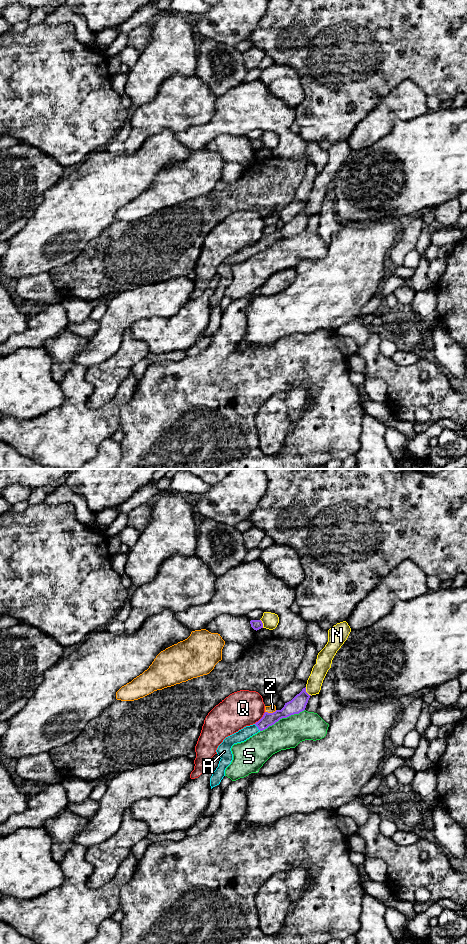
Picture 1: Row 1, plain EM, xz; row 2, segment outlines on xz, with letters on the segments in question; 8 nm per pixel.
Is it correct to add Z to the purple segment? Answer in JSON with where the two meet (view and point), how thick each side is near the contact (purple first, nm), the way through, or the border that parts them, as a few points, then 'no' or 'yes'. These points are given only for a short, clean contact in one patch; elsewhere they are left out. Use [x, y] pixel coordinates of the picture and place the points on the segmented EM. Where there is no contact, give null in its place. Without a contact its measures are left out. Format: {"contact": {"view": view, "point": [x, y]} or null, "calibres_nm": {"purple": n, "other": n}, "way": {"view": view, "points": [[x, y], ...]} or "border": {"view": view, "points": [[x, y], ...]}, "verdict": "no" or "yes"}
{"contact": {"view": "xz", "point": [270, 713]}, "calibres_nm": {"purple": 130, "other": 60}, "border": {"view": "xz", "points": [[276, 710], [265, 712]]}, "verdict": "no"}

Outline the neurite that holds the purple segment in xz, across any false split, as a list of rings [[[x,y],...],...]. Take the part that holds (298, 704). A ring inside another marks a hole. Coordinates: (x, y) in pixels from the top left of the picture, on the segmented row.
[[[305,687],[291,701],[285,703],[281,710],[276,710],[273,713],[265,712],[263,717],[255,724],[246,726],[238,732],[226,737],[216,750],[221,759],[218,767],[210,778],[211,789],[219,785],[225,776],[225,770],[233,760],[231,748],[234,744],[246,741],[258,732],[274,725],[282,718],[287,718],[291,715],[299,714],[300,712],[304,711],[310,696],[311,695],[306,692]]]

